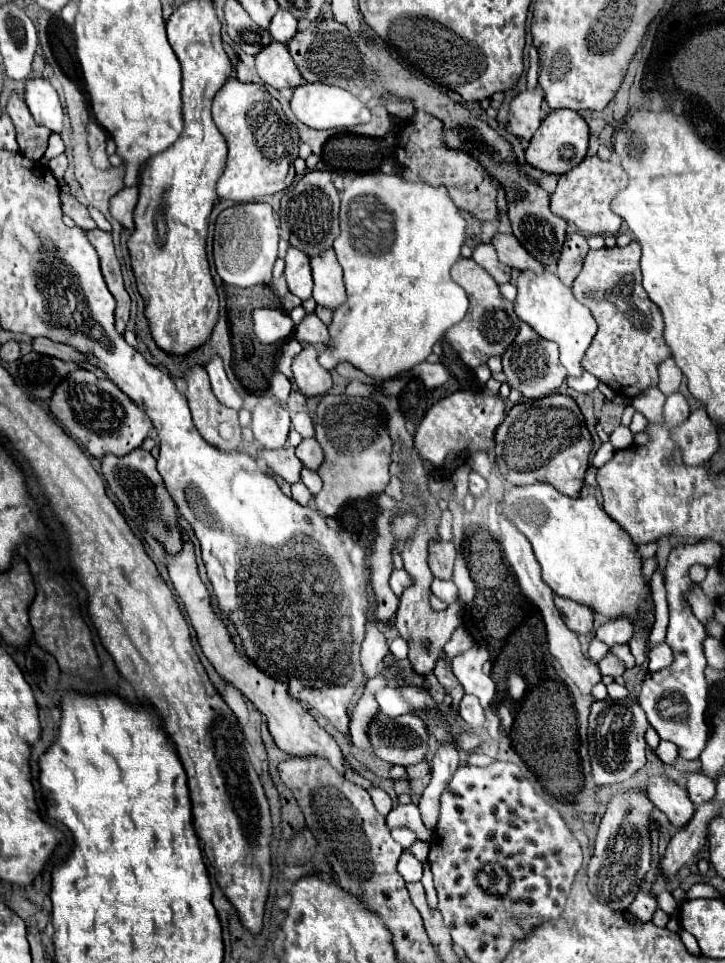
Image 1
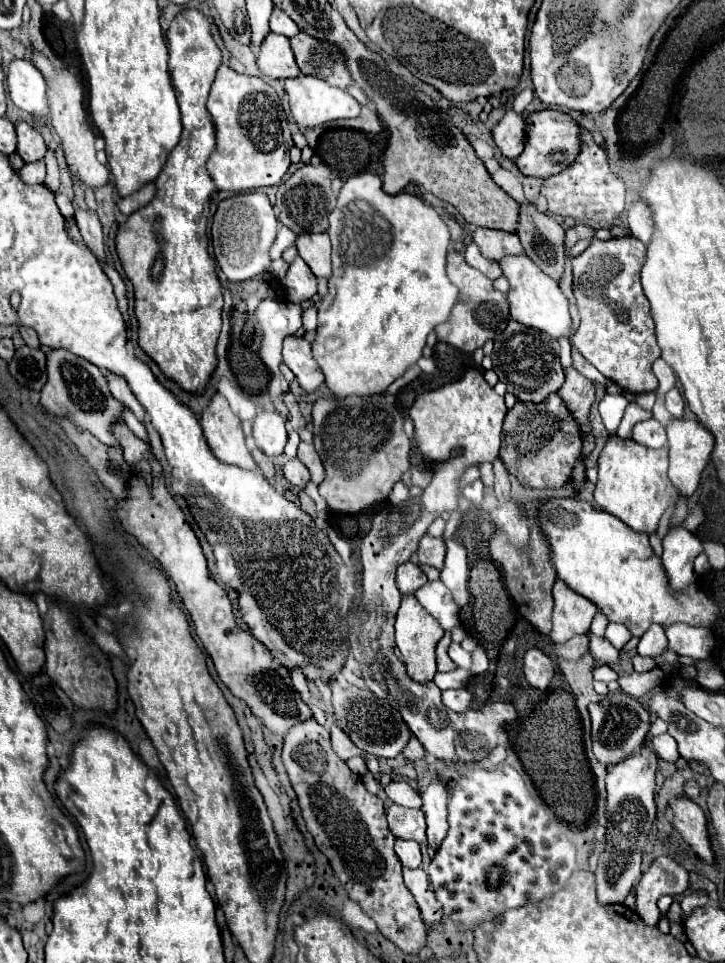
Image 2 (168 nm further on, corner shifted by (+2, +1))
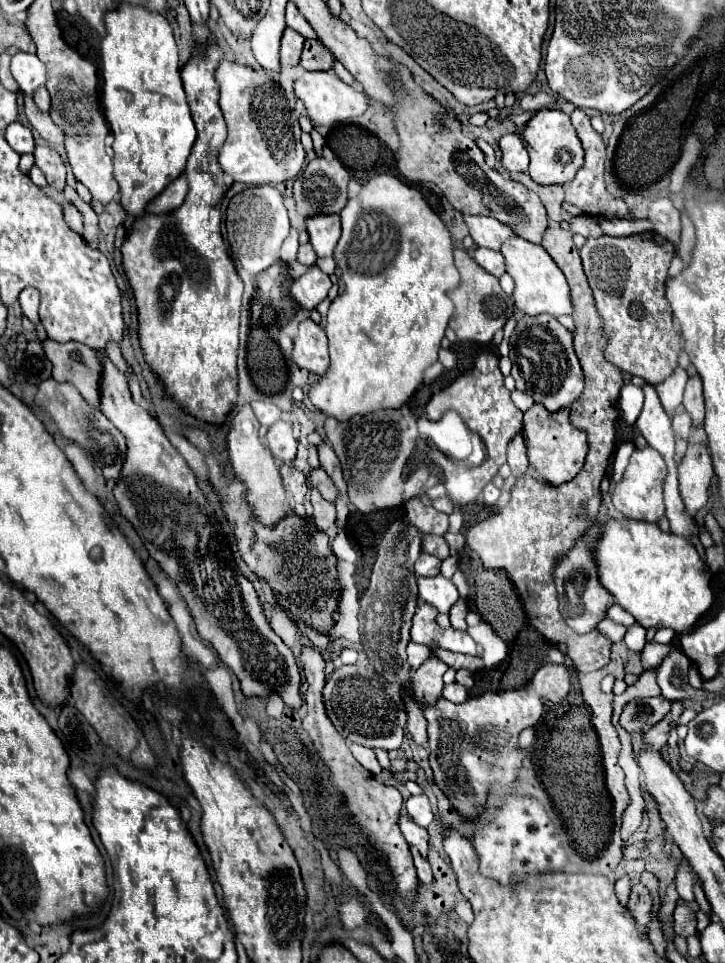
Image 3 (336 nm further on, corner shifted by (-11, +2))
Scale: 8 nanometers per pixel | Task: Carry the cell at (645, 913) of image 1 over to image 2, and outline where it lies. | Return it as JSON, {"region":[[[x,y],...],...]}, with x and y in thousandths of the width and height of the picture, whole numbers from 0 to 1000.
{"region":[[[909,889],[892,906],[887,906],[876,922],[876,945],[890,960],[906,962],[912,949],[906,935],[917,928],[934,930],[950,920],[950,906],[926,889]]]}

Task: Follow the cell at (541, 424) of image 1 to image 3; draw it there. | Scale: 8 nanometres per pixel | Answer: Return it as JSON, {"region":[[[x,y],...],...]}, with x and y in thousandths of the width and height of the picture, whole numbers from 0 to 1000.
{"region":[[[737,418],[723,429],[720,450],[723,450],[726,464],[728,464],[731,485],[739,489],[739,493],[745,497],[750,497],[761,504],[775,504],[781,499],[789,499],[800,491],[800,487],[806,483],[808,468],[811,468],[811,460],[808,460],[806,448],[786,441],[783,425],[770,427],[770,429],[756,429],[750,423]]]}

